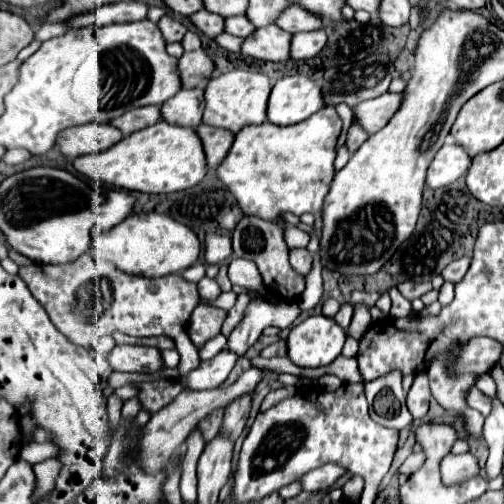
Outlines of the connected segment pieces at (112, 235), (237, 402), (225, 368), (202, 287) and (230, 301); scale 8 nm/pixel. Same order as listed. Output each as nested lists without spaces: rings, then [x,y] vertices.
[[[152,211],[145,214],[132,213],[111,230],[101,232],[97,238],[91,240],[89,254],[93,258],[103,258],[111,262],[117,270],[125,274],[159,278],[181,272],[195,264],[201,254],[201,244],[191,228],[175,222],[167,214]]]
[[[247,392],[239,398],[235,398],[225,412],[223,424],[221,424],[221,432],[229,434],[233,440],[239,438],[239,434],[243,432],[247,418],[249,418],[249,410],[251,410],[251,402],[253,402],[253,392]]]
[[[221,350],[215,358],[201,362],[195,370],[191,370],[181,380],[181,386],[187,390],[195,390],[195,392],[219,388],[225,382],[225,378],[229,376],[229,372],[233,370],[235,360],[237,360],[237,356],[233,352]]]
[[[205,276],[197,286],[199,286],[199,294],[203,300],[215,300],[221,294],[221,288],[217,286],[217,282],[213,278]]]
[[[223,292],[223,294],[219,296],[219,300],[209,302],[209,304],[217,306],[217,308],[223,308],[223,310],[229,310],[229,308],[235,306],[235,302],[237,302],[237,294],[235,294],[235,292]]]

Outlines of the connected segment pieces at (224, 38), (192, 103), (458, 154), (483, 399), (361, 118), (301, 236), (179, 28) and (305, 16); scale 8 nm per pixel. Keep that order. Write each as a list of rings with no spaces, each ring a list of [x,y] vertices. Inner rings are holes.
[[[219,34],[217,38],[215,38],[215,42],[221,46],[221,48],[225,48],[225,50],[231,50],[231,52],[239,52],[241,50],[241,44],[243,44],[243,38],[239,38],[239,36],[233,36],[233,34]]]
[[[183,88],[171,100],[165,100],[161,106],[161,118],[167,124],[195,128],[195,124],[201,124],[201,114],[203,114],[203,88],[191,90]]]
[[[455,142],[443,144],[443,148],[433,158],[429,170],[427,170],[427,186],[437,190],[451,182],[455,182],[467,168],[469,168],[469,156],[459,148]]]
[[[473,388],[473,390],[469,392],[469,400],[467,400],[467,402],[471,404],[471,408],[479,410],[483,416],[489,416],[489,412],[491,412],[491,408],[493,408],[491,398],[485,396],[485,394],[483,394],[481,390],[477,390],[477,388]]]
[[[387,92],[375,100],[361,102],[353,108],[353,120],[367,134],[375,134],[387,124],[389,116],[395,114],[395,110],[399,108],[399,98],[401,98],[401,94],[389,94]]]
[[[287,226],[285,240],[287,240],[289,248],[305,248],[309,244],[309,234],[297,226]]]
[[[163,16],[159,20],[159,28],[161,28],[161,32],[163,32],[163,36],[165,36],[167,42],[179,42],[185,36],[185,32],[187,32],[187,26],[181,24],[173,16]]]
[[[295,4],[295,6],[287,8],[287,12],[283,12],[283,16],[279,16],[277,26],[291,34],[297,34],[297,32],[305,32],[305,30],[323,28],[323,20],[321,20],[321,16],[315,16],[313,12],[307,12],[307,8],[303,8],[301,4]]]

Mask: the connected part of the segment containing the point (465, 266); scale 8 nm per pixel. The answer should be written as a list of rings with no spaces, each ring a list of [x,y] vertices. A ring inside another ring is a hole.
[[[459,258],[459,260],[453,260],[445,270],[443,270],[443,278],[457,284],[465,272],[469,270],[469,264],[471,264],[471,258]]]

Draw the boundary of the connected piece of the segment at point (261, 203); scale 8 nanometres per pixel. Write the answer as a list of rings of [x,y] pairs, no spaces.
[[[331,106],[321,108],[311,118],[293,126],[277,126],[271,122],[263,122],[259,126],[247,126],[235,134],[229,154],[217,166],[215,172],[217,172],[217,178],[235,196],[239,208],[247,216],[257,216],[263,220],[275,220],[275,216],[279,216],[281,212],[293,212],[297,216],[311,212],[317,216],[321,214],[323,200],[333,180],[333,160],[337,156],[335,154],[337,138],[339,138],[339,114]]]

